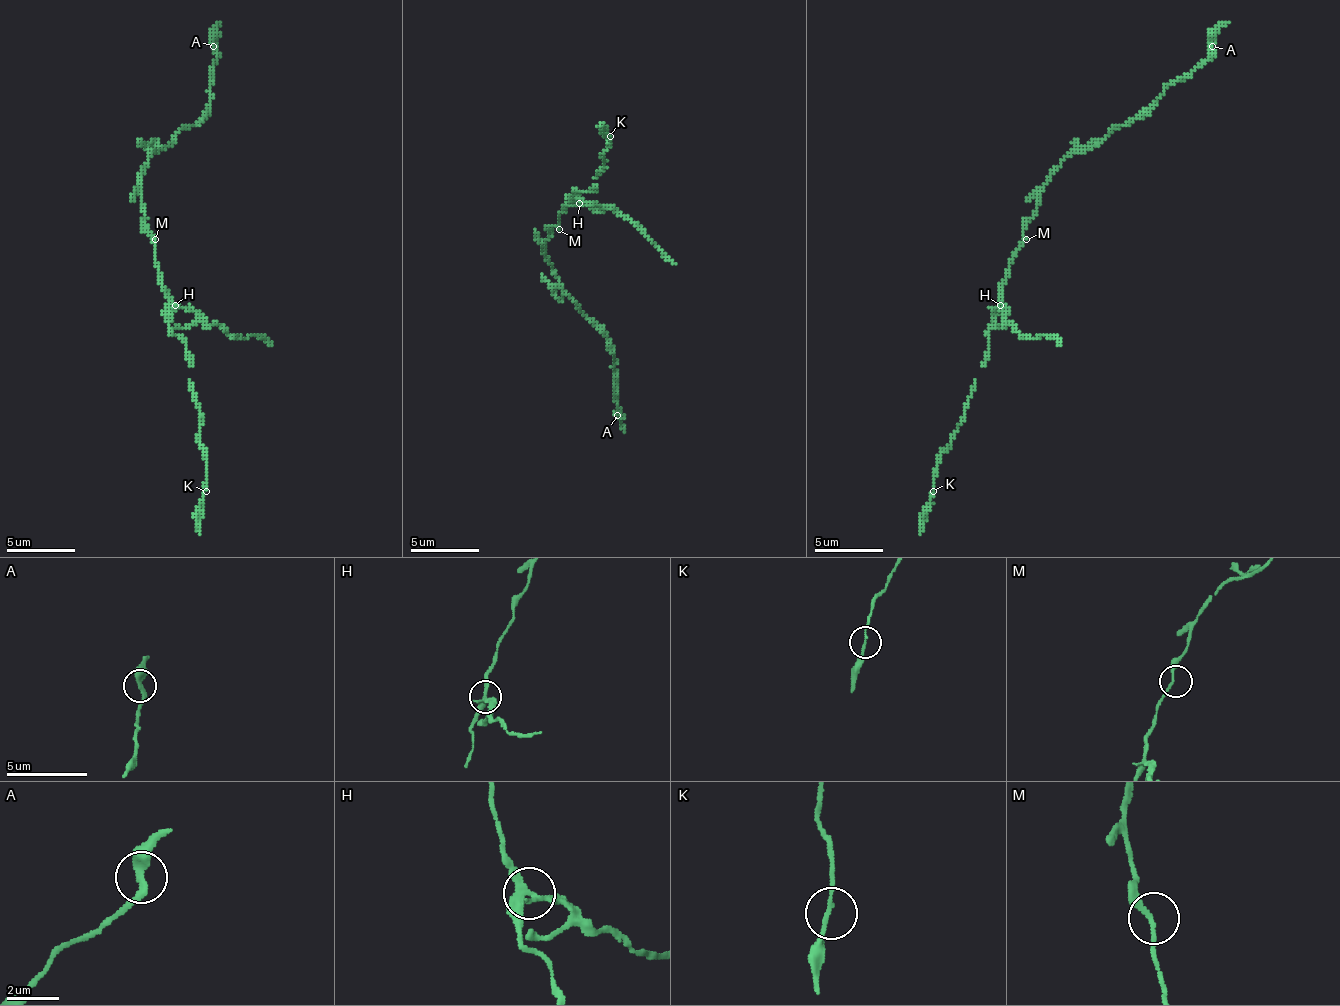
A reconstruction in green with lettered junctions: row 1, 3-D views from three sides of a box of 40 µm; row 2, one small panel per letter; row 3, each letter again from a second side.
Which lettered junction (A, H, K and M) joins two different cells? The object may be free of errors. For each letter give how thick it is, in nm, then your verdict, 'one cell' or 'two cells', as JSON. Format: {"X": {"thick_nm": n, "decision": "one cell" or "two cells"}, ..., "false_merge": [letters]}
{"A": {"thick_nm": 320, "decision": "one cell"}, "H": {"thick_nm": 280, "decision": "two cells"}, "K": {"thick_nm": 140, "decision": "one cell"}, "M": {"thick_nm": 170, "decision": "one cell"}, "false_merge": ["H"]}

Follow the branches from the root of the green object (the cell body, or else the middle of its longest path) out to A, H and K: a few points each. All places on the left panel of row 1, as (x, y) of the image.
A: (152, 239), (141, 208), (141, 167), (182, 129), (203, 119), (210, 101), (210, 67), (217, 57), (213, 46)
H: (152, 239), (158, 277), (165, 287), (165, 294), (176, 304)
K: (152, 239), (169, 328), (189, 359), (207, 490)

